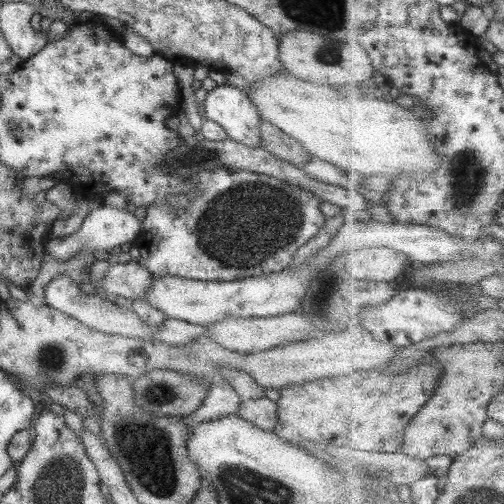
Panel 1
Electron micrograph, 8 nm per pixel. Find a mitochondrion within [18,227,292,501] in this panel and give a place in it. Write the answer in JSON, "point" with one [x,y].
{"point":[145,447]}

